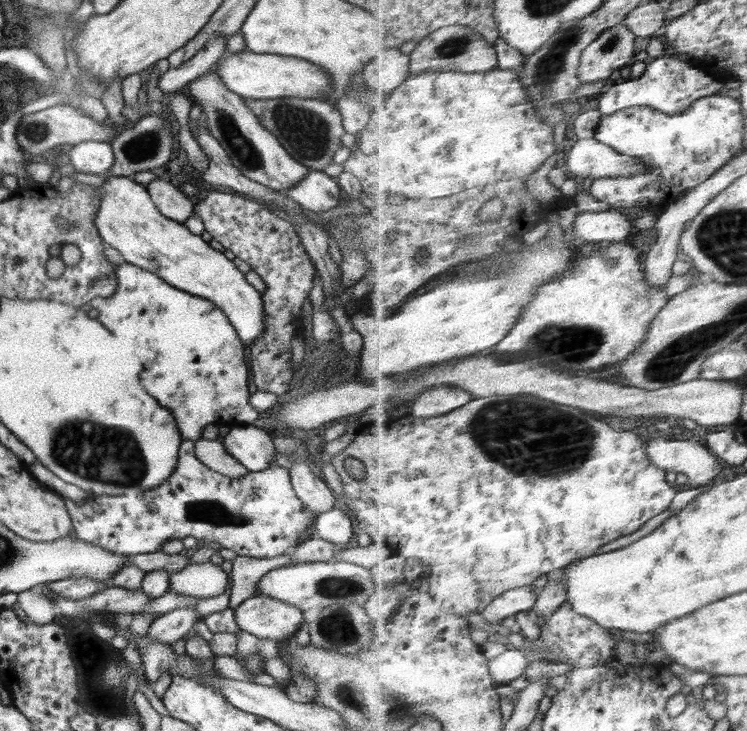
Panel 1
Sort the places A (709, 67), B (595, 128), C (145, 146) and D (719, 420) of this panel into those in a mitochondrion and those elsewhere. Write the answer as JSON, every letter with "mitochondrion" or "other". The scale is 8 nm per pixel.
{"A":"other","B":"other","C":"mitochondrion","D":"other"}

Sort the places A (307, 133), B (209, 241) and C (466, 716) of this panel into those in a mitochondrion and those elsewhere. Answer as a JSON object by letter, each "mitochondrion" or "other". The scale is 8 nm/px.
{"A":"mitochondrion","B":"other","C":"other"}

